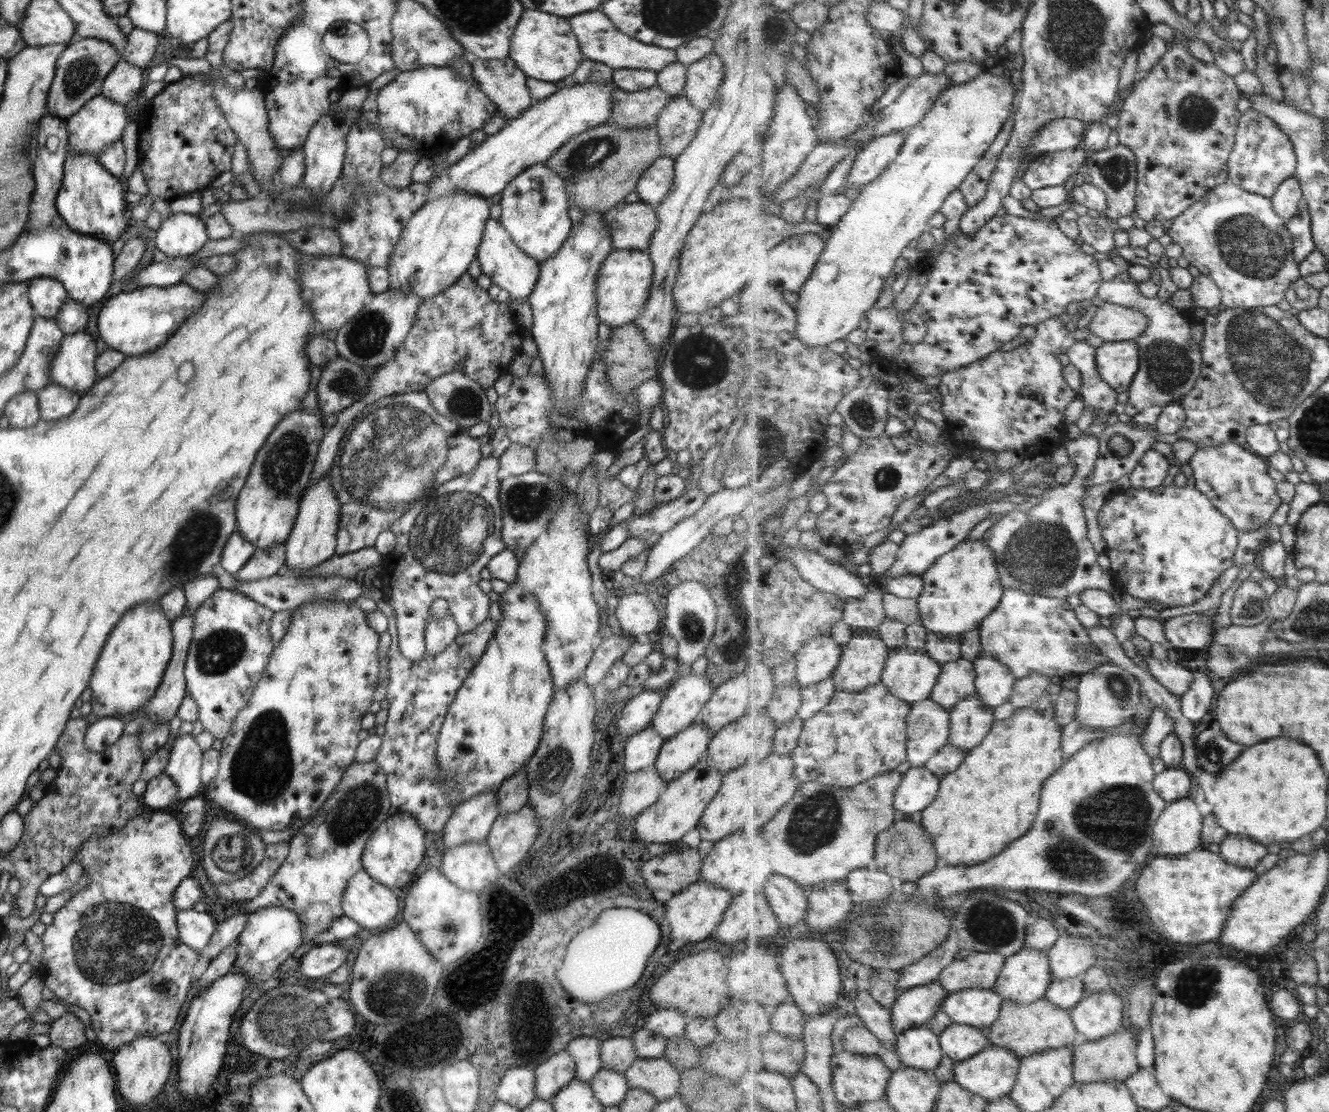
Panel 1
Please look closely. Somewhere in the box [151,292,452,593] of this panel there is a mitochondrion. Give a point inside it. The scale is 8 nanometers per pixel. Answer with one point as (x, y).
(192, 547)

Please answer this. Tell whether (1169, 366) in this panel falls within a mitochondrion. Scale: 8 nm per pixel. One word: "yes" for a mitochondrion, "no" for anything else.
yes

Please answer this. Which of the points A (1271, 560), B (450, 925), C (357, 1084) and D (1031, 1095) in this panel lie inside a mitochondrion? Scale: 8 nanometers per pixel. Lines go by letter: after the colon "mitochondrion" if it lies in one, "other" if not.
A: other
B: mitochondrion
C: other
D: other

